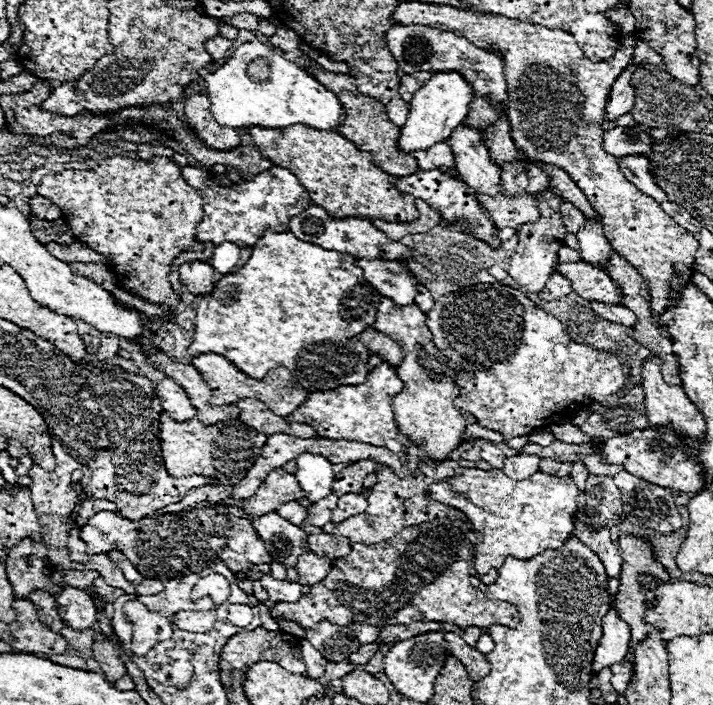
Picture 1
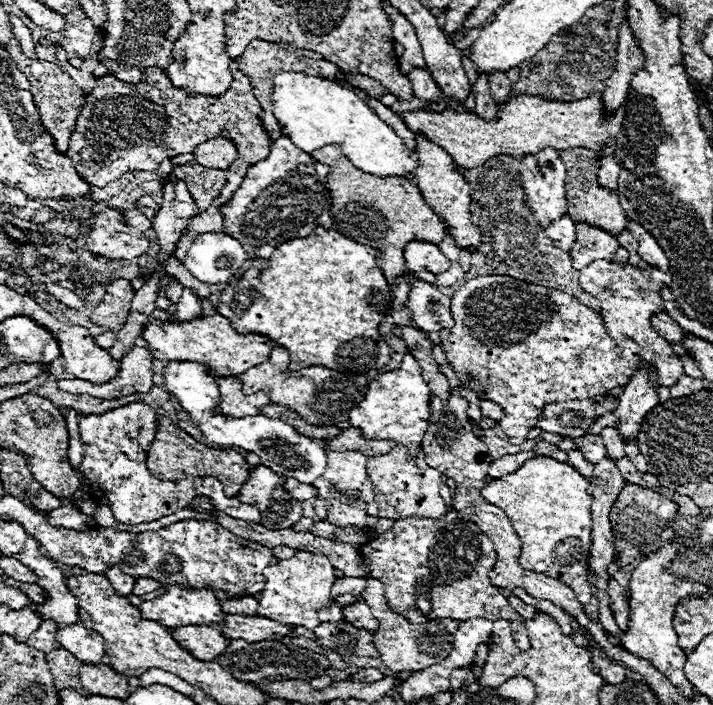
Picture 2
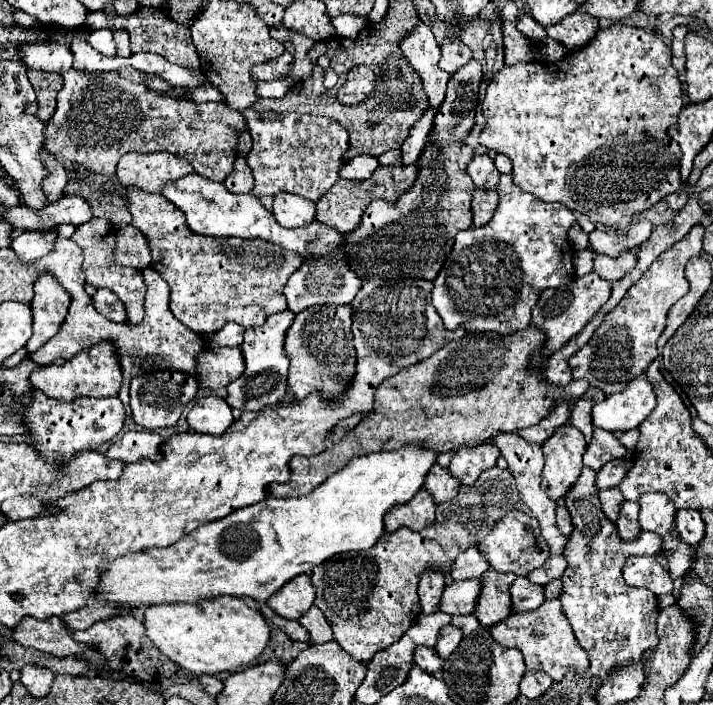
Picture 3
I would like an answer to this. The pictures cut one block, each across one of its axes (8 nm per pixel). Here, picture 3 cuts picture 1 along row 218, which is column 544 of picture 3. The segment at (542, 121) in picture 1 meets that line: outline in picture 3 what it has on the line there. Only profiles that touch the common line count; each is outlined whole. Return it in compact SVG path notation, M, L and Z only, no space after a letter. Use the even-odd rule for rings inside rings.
M558 598L544 600L542 606L528 614L512 614L508 620L494 624L488 632L500 646L518 648L524 654L528 672L544 672L552 678L554 684L560 684L568 672L574 672L582 678L588 670L588 654L578 646L578 640L562 612Z

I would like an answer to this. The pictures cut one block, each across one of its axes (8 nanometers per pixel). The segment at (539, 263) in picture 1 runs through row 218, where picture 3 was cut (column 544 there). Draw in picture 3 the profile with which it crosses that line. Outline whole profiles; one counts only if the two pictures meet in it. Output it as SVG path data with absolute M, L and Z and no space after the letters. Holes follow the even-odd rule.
M512 510L504 516L492 532L478 544L478 550L488 558L496 572L514 572L516 576L528 576L532 570L540 568L548 560L548 544L540 534L538 520L522 510Z

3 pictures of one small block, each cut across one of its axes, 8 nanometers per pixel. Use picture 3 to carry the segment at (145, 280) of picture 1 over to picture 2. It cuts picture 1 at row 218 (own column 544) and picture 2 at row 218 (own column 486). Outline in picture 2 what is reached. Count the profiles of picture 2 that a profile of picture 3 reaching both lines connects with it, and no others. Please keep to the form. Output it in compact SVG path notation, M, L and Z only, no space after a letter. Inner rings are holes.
M106 208L100 214L92 214L88 218L88 230L82 234L86 248L94 254L106 256L106 258L124 258L124 260L132 260L136 256L146 254L146 250L150 248L150 240L146 236L146 230L152 226L152 222L142 214L142 210L134 208L128 210L126 214L122 214L122 210L116 208Z

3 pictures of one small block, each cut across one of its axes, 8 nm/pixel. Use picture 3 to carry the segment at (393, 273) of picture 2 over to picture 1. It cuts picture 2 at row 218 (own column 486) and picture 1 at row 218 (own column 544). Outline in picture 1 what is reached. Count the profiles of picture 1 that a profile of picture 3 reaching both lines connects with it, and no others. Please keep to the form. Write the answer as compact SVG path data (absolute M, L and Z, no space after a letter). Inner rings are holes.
M262 126L244 128L264 158L274 166L288 168L300 184L308 190L312 204L324 206L334 218L362 216L384 218L386 222L412 222L416 220L414 198L396 190L390 174L370 162L370 154L358 150L350 140L336 130L312 130L308 126L288 126L284 130L268 130Z

